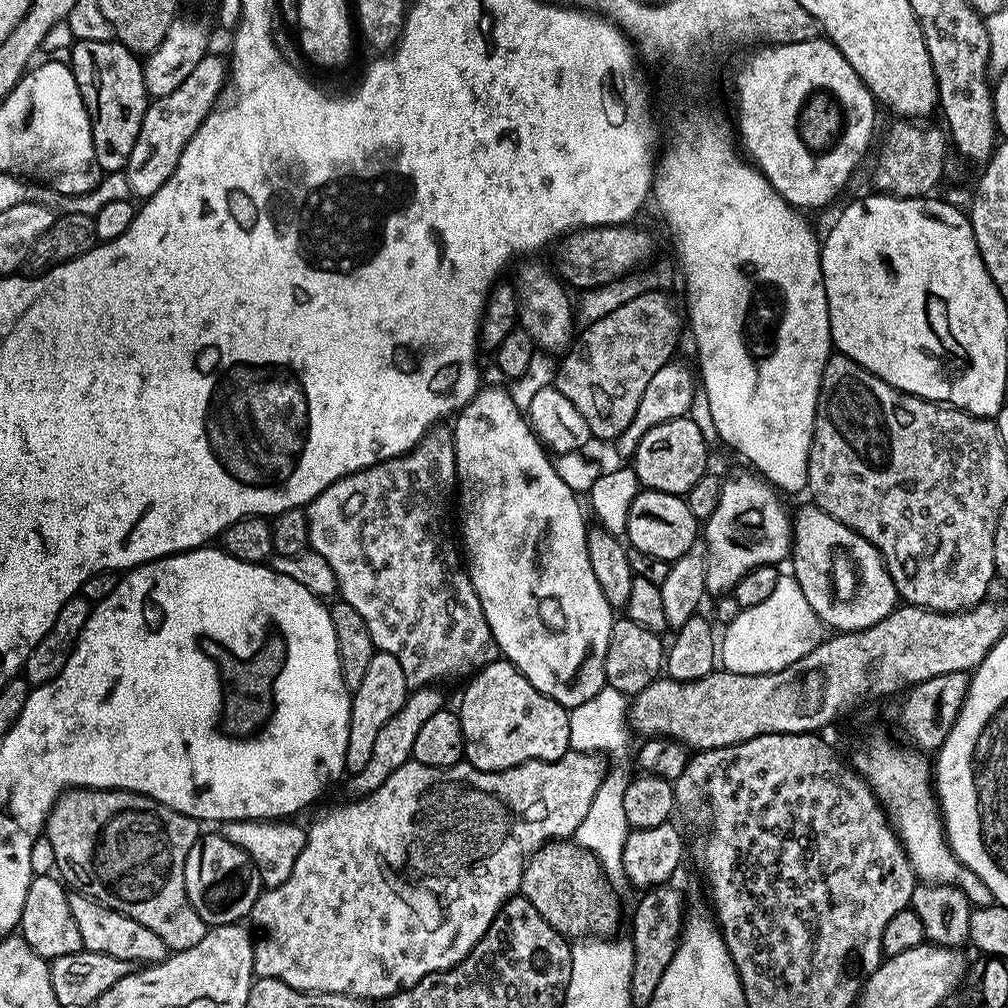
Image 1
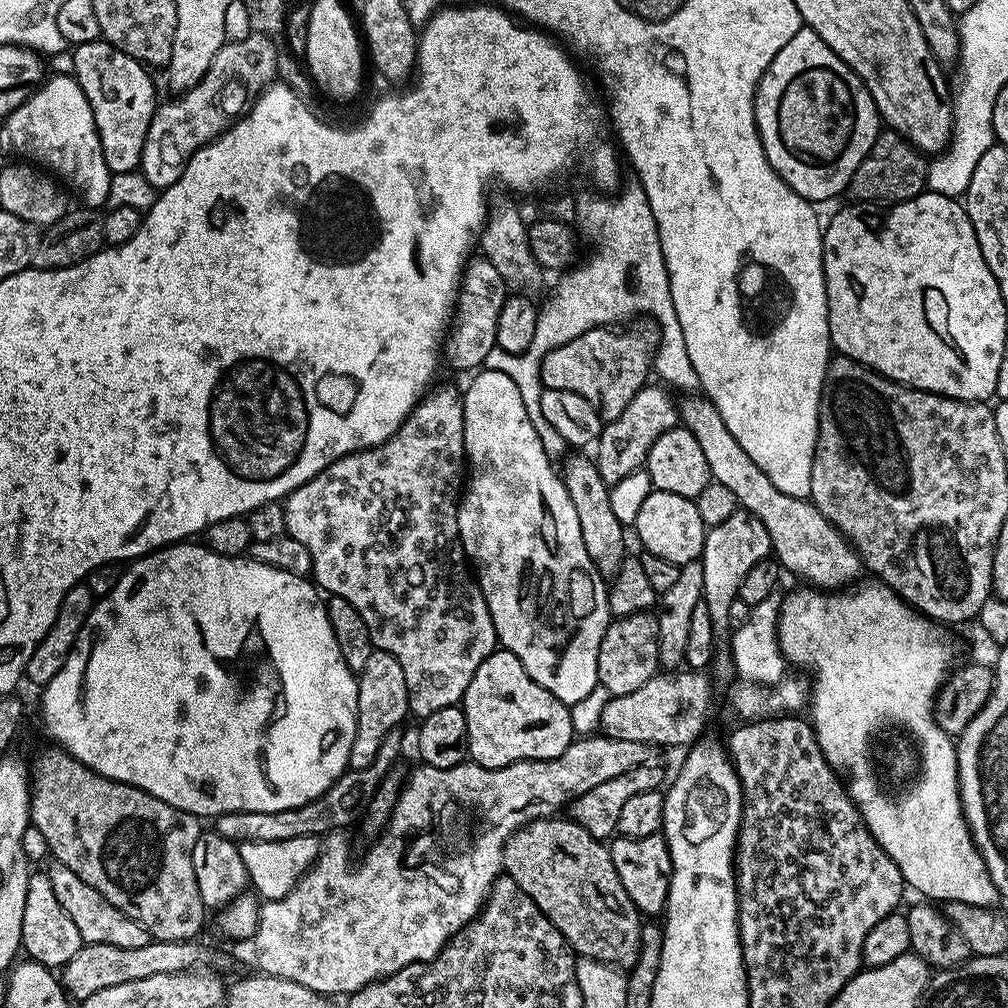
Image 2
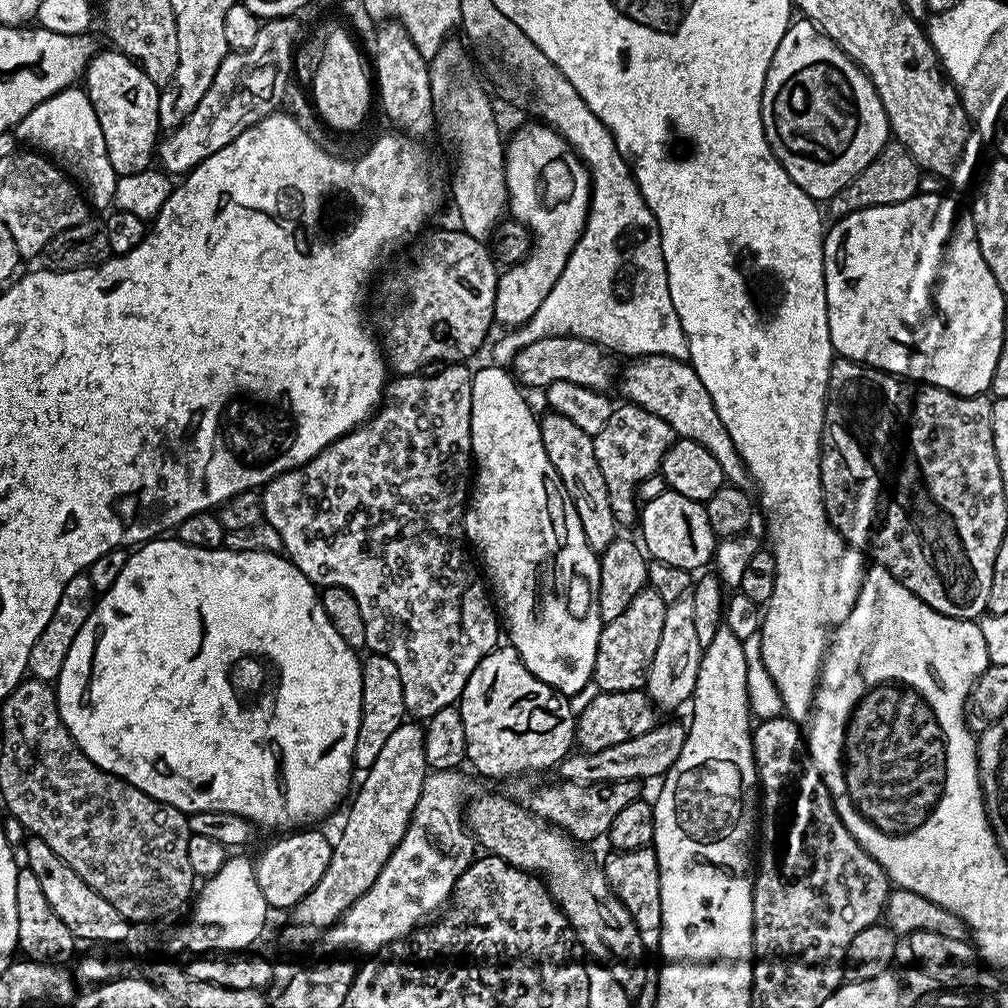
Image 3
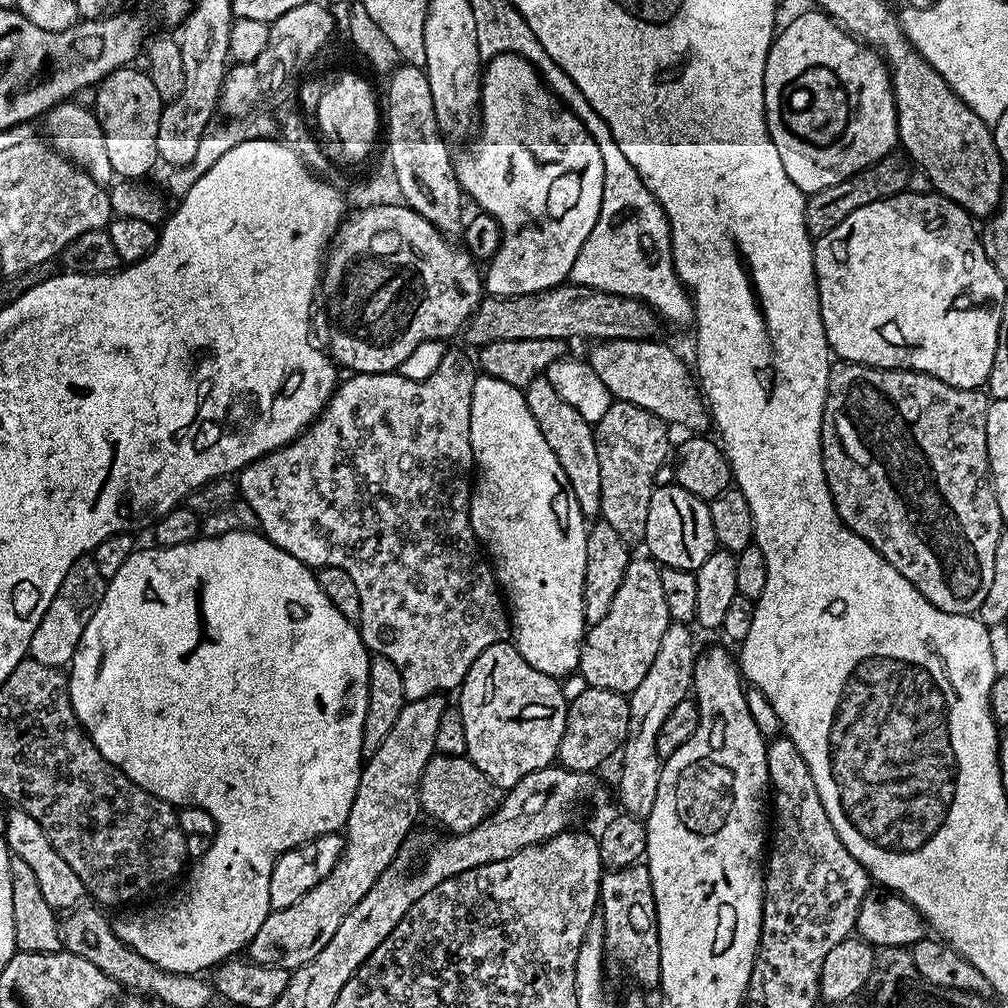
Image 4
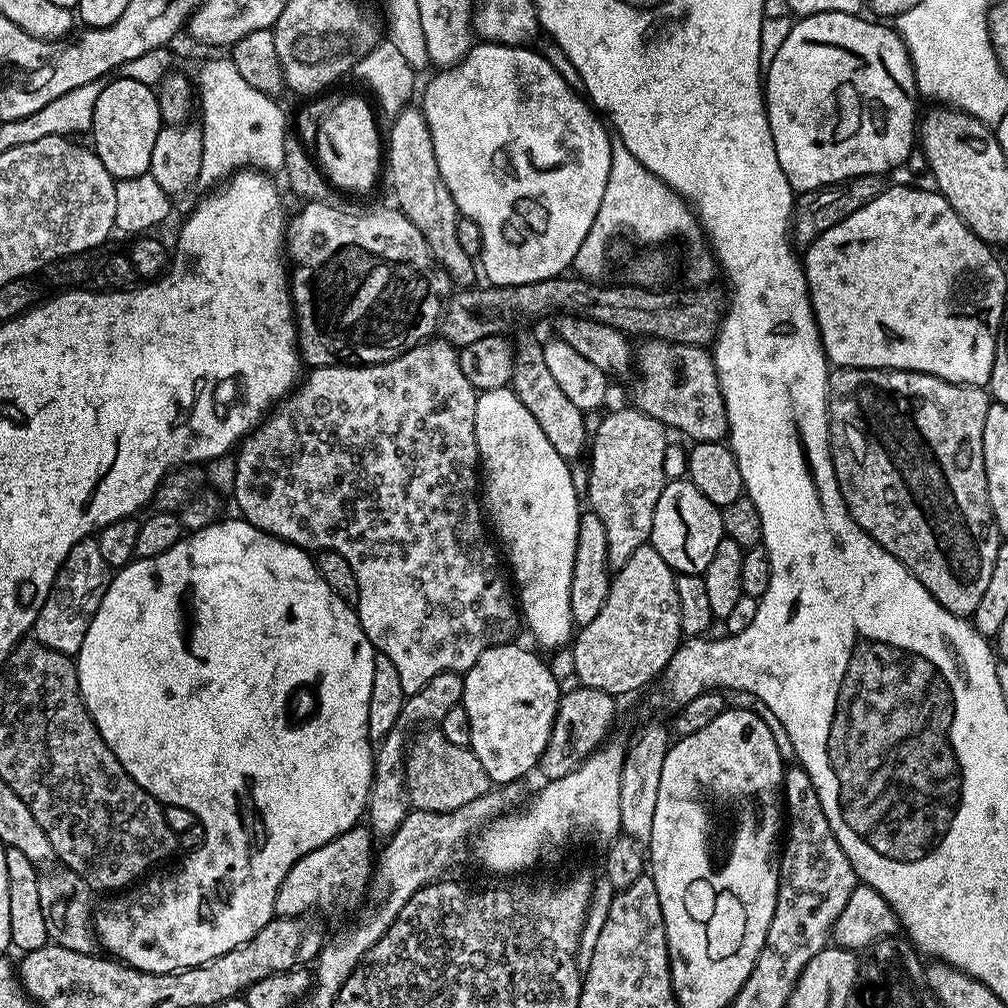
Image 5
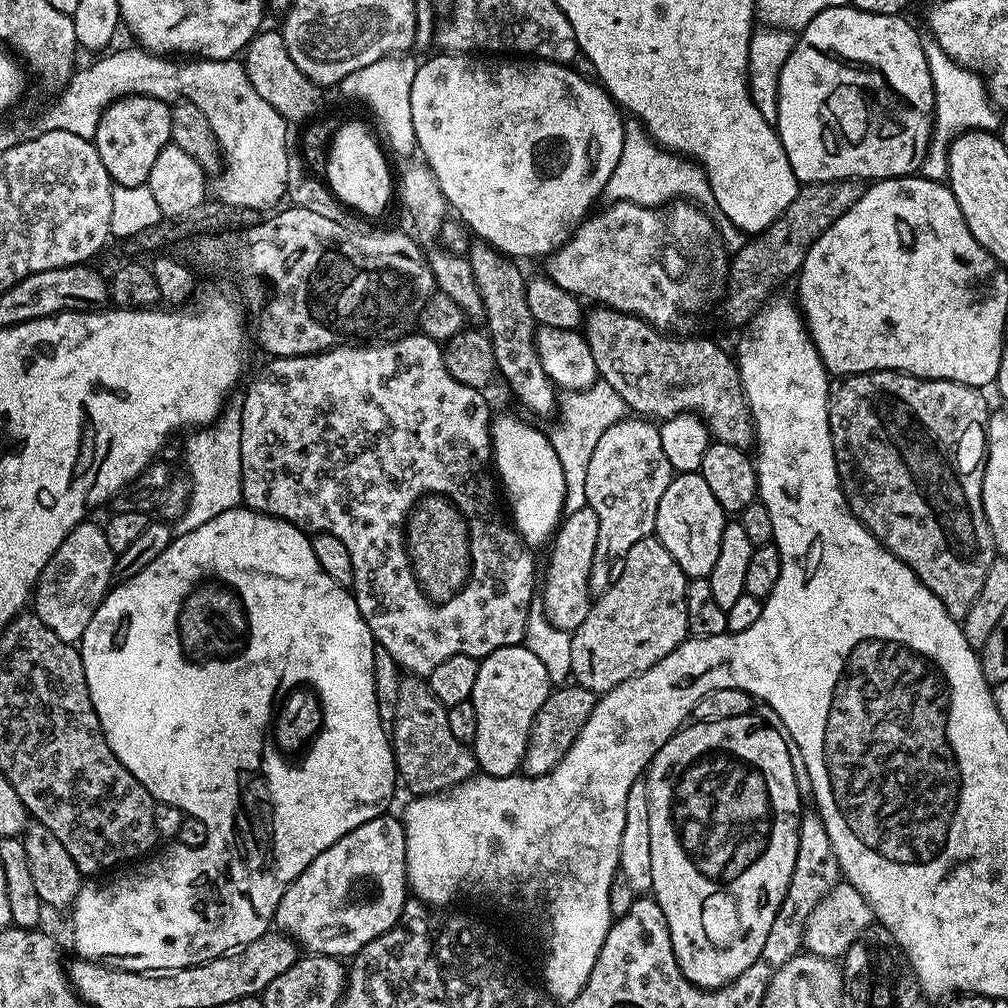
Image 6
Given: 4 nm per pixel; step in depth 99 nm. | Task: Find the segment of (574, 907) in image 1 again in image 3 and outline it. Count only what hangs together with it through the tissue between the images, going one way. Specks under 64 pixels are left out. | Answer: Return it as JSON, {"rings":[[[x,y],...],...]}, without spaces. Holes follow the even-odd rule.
{"rings":[[[480,796],[475,800],[476,797],[466,808],[466,823],[473,837],[483,847],[485,844],[491,855],[545,881],[548,892],[576,931],[581,949],[614,974],[628,997],[637,996],[650,974],[644,961],[646,949],[630,910],[614,894],[603,867],[599,863],[591,864],[580,853],[581,845],[577,841],[561,828],[538,818],[525,805],[523,808],[506,796]]]}

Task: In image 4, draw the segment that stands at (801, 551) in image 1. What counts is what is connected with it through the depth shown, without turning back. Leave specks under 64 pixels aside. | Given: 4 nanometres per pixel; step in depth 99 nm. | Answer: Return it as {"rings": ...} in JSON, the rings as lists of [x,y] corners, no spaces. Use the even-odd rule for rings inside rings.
{"rings":[[[656,338],[606,340],[593,347],[596,349],[586,356],[586,362],[617,401],[641,407],[668,426],[677,424],[680,428],[689,428],[689,433],[703,433],[704,427],[710,424],[710,409],[698,387],[697,377],[670,345],[658,341]]]}

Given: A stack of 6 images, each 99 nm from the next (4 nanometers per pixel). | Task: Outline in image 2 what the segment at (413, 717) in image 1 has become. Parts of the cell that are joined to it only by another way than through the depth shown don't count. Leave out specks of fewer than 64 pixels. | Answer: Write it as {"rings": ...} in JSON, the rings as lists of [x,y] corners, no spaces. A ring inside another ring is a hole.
{"rings":[[[399,731],[386,734],[382,746],[378,750],[378,758],[370,762],[362,770],[343,772],[314,802],[306,802],[306,806],[294,806],[294,810],[274,810],[263,812],[262,810],[238,810],[237,812],[222,812],[215,817],[214,830],[222,838],[226,838],[235,844],[246,842],[286,842],[290,838],[310,838],[311,836],[325,837],[330,832],[348,830],[352,823],[359,821],[365,815],[374,798],[374,794],[380,789],[380,784],[385,776],[393,771],[396,759],[400,756]]]}

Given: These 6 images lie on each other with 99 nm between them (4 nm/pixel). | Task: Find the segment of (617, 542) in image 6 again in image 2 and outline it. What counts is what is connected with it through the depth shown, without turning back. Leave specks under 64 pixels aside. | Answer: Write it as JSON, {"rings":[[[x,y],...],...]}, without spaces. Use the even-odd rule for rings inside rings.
{"rings":[[[644,385],[638,394],[630,400],[626,410],[618,418],[607,421],[596,440],[594,459],[596,469],[608,485],[614,485],[630,473],[641,469],[646,463],[650,446],[666,432],[677,427],[679,423],[679,409],[673,402],[668,391],[661,385]]]}

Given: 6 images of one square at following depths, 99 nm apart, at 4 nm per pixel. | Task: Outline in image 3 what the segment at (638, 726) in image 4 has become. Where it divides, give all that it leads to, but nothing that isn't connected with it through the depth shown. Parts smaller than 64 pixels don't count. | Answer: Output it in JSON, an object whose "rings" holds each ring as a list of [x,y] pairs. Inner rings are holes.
{"rings":[[[686,595],[668,605],[658,650],[654,653],[654,662],[650,662],[648,667],[644,690],[657,709],[675,711],[681,707],[676,696],[690,698],[694,694],[694,686],[698,682],[698,662],[702,662],[703,653],[704,645],[698,642],[694,627],[694,602],[691,595]]]}

